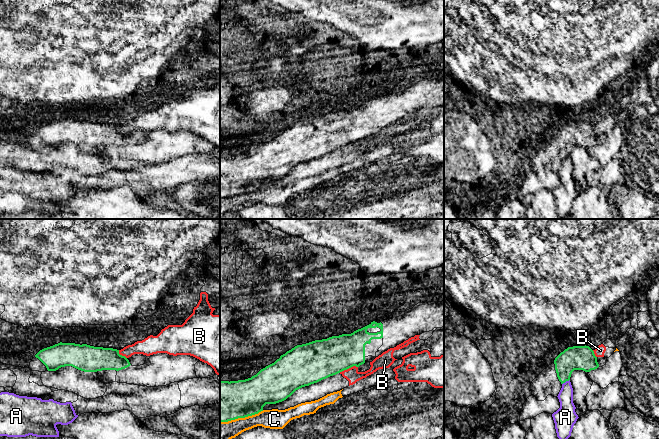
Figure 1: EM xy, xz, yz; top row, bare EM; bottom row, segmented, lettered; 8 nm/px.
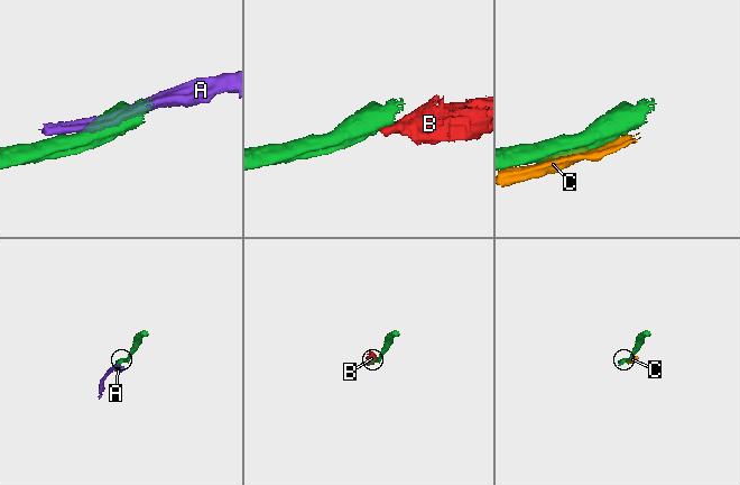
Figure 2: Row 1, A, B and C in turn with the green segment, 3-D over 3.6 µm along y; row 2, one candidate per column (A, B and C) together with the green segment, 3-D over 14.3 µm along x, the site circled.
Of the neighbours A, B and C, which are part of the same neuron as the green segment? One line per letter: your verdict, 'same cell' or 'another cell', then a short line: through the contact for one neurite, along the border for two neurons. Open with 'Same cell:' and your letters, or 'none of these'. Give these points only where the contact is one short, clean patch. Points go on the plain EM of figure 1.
Same cell: none of these
A: another cell
B: another cell; line xz (357, 142), (351, 142), (339, 148)
C: another cell

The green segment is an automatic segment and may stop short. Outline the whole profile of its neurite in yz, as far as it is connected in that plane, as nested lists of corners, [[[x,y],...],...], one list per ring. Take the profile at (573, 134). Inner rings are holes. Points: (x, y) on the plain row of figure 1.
[[[589,122],[568,123],[532,157],[532,171],[538,177],[544,177],[548,171],[557,173],[574,146],[590,148],[598,143],[597,133]]]

